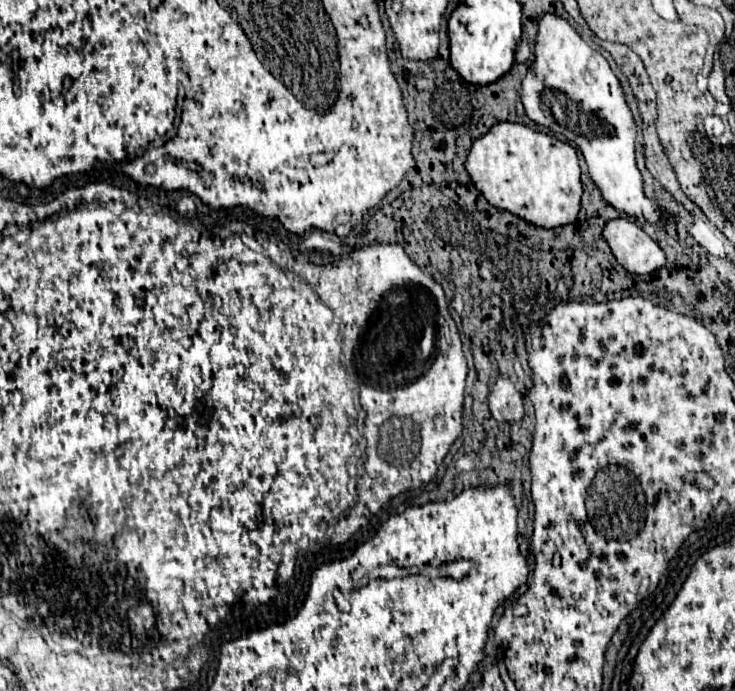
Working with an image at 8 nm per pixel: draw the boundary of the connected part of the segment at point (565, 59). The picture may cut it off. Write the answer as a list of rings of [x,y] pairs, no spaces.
[[[547,13],[539,19],[535,61],[523,79],[521,101],[531,121],[561,133],[581,149],[589,175],[609,205],[655,225],[675,219],[671,213],[663,213],[661,205],[643,191],[643,177],[635,161],[637,125],[619,77],[607,59],[593,51],[563,17]]]

